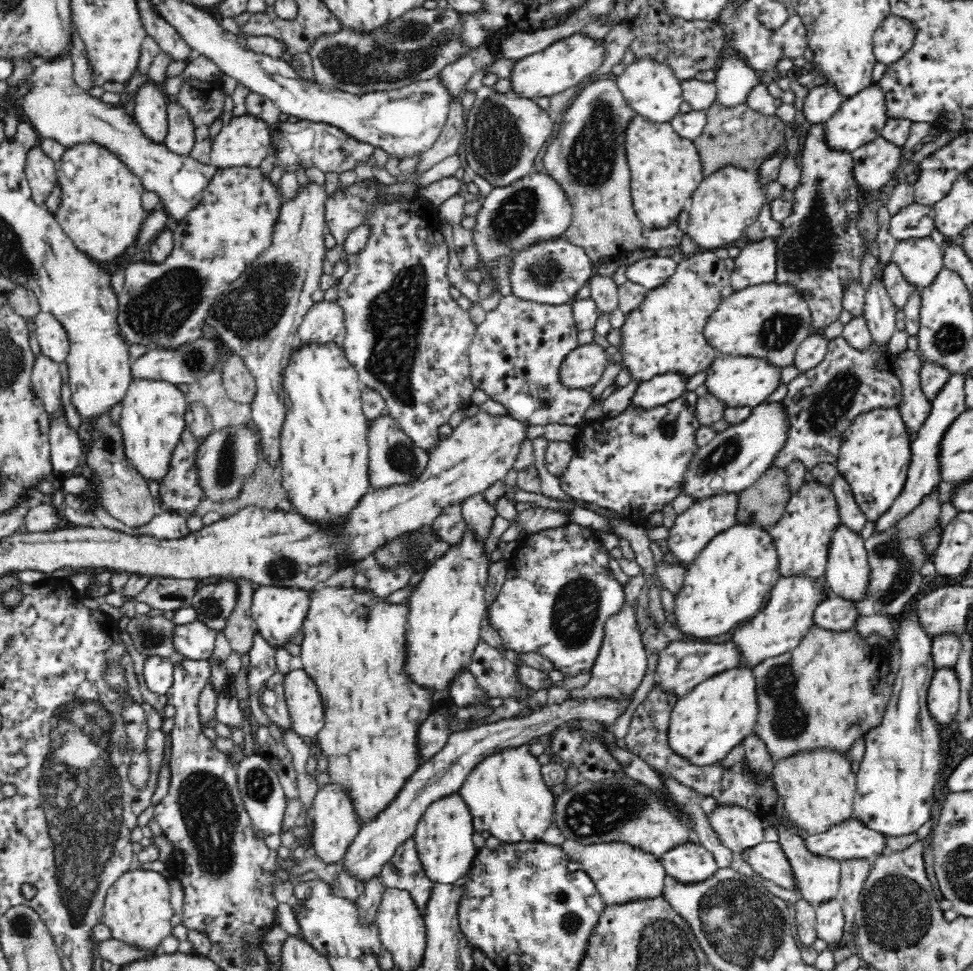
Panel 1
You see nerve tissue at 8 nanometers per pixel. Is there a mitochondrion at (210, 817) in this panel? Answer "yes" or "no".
yes

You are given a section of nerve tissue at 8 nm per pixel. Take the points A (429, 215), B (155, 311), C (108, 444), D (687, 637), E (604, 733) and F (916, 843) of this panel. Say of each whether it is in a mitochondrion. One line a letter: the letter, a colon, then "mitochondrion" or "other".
A: other
B: mitochondrion
C: mitochondrion
D: other
E: other
F: other

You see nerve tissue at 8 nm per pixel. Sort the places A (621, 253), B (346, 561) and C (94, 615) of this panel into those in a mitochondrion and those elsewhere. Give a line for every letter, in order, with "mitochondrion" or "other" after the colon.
A: other
B: other
C: other

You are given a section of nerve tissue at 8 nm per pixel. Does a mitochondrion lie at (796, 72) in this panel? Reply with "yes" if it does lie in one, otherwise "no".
no

